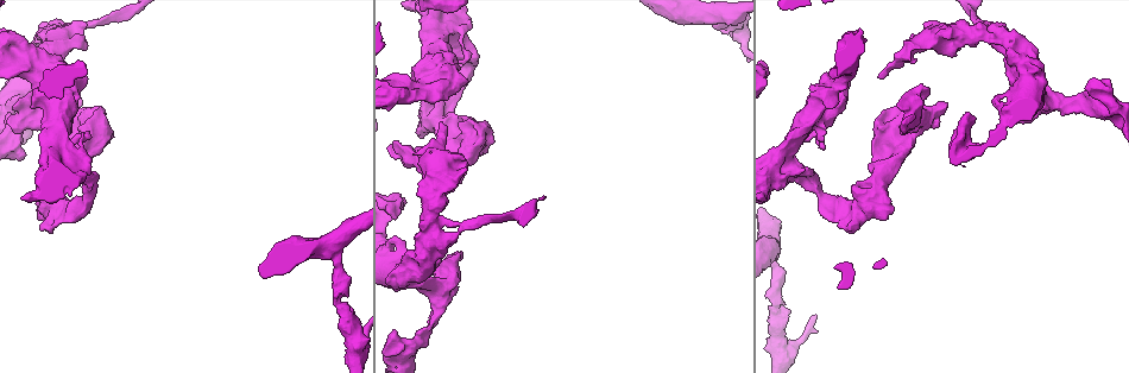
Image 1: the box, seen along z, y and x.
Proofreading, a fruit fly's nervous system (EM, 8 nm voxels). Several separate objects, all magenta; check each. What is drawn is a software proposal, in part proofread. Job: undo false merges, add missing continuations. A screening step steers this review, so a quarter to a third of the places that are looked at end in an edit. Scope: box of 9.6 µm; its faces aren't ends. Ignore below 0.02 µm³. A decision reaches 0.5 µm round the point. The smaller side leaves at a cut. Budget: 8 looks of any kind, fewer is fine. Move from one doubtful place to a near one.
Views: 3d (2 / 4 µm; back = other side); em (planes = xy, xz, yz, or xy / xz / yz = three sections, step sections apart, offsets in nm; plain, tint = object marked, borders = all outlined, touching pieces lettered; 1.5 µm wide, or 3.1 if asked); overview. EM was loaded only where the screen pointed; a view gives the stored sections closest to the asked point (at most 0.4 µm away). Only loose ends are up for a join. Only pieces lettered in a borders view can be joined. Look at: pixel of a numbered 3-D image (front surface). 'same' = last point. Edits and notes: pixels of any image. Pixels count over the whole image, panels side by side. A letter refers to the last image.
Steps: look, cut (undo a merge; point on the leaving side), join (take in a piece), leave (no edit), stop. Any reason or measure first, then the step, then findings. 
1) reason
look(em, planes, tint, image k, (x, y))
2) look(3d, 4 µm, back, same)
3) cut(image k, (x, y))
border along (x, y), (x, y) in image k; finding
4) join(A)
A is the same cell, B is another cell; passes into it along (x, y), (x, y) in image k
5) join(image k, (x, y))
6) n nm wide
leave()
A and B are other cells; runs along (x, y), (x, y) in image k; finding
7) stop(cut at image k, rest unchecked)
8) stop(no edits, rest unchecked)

look(3d, 4 µm, image 1, (473, 142))

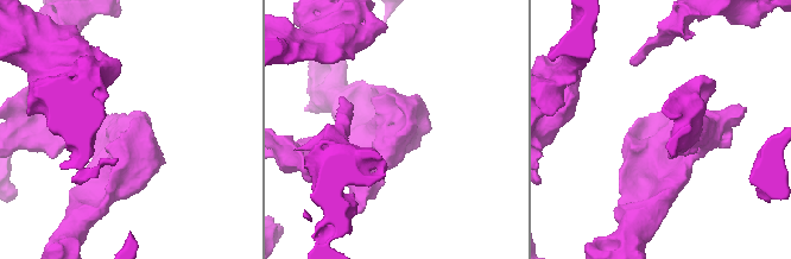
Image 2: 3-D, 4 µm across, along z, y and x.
shape alone is not enough
look(em, planes, borders, image 2, (398, 134))

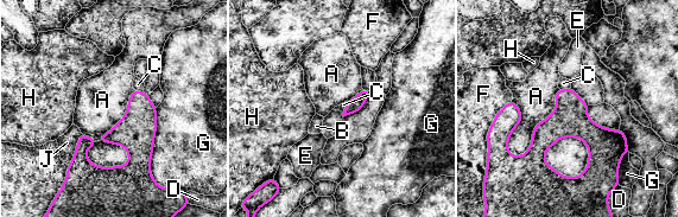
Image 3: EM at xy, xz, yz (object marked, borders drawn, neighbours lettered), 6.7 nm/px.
leave()
A, B, C, D, E, F, G, H and J are other cells; border along (559, 89), (530, 147), (511, 155) in image 3; no lettered piece goes on from it

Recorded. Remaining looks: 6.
three-way junction
look(3d, 2 µm, image 1, (61, 206))

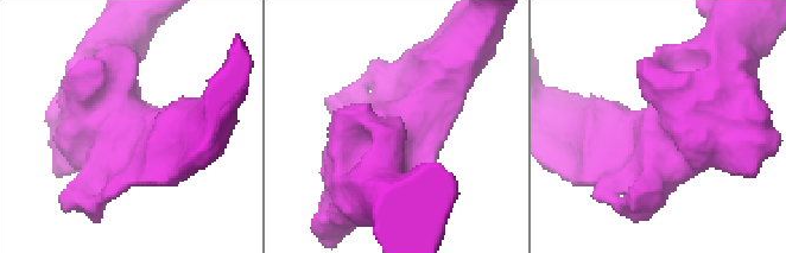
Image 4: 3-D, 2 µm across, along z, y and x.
3 arms; arms of 190, 400, 440 nm
look(em, xz, step 4, borders, image 4, (660, 126))

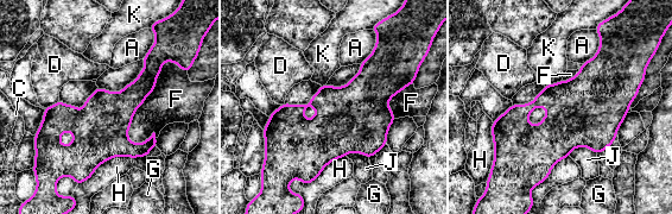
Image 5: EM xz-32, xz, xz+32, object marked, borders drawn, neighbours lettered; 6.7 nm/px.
F touches over 600 nm
leave()
A, C, D, F, G, H, J and K are other cells; border along (172, 61), (134, 112), (132, 143) in image 5; one cell here

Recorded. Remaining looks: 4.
sudden change in width
look(em, xz, step 4, borders, image 1, (346, 328))

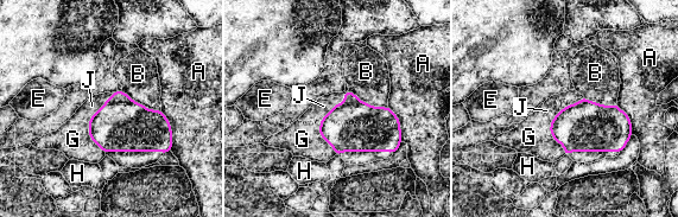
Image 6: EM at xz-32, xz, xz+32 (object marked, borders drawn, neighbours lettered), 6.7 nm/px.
look(em, planes, borders, same)

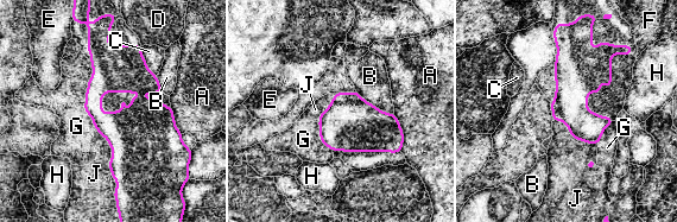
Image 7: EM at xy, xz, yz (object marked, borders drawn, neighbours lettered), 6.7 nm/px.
140 nm wide
leave()
A, B, C, D, E, F, G, H and J are other cells; border along (94, 126), (111, 146), (112, 177) in image 7; one cell here

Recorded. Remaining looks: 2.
stop(no edits, rest unchecked)

